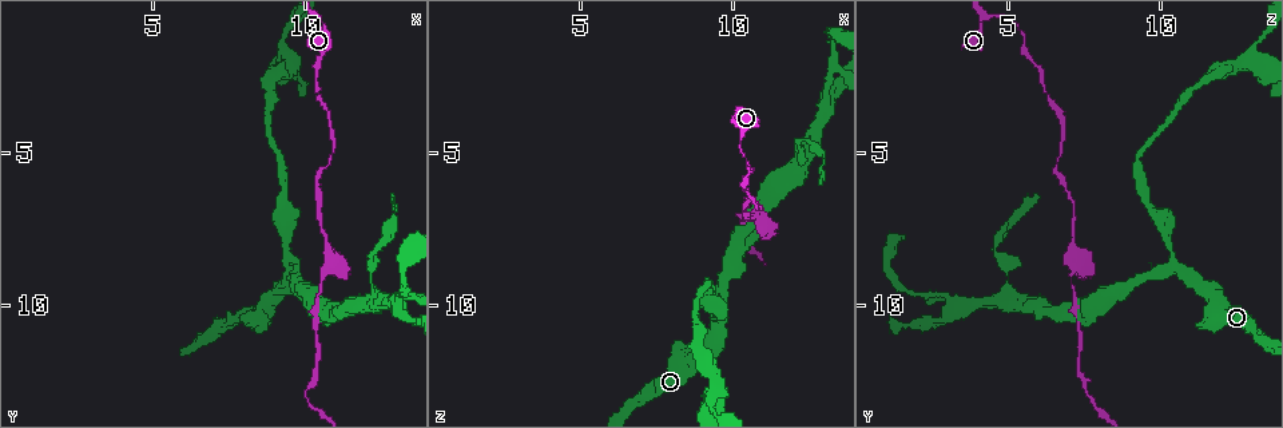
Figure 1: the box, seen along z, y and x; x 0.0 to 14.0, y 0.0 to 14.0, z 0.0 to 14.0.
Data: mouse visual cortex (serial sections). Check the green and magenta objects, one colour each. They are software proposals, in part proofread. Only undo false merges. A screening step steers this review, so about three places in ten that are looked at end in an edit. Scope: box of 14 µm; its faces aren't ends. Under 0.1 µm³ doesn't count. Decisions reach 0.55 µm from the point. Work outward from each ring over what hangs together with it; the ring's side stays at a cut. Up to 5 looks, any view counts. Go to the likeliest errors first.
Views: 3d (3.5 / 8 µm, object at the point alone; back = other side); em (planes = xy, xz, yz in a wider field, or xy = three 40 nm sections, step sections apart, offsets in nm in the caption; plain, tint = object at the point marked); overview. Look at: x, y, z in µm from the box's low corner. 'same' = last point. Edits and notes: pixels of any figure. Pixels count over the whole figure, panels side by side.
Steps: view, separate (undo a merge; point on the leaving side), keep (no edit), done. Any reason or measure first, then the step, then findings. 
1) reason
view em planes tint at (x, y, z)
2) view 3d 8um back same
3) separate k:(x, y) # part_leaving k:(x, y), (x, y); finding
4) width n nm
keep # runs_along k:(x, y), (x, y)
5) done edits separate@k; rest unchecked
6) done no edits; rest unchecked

sudden change in width
view 3d 3.5um at (10.6, 9.2, 7.1)

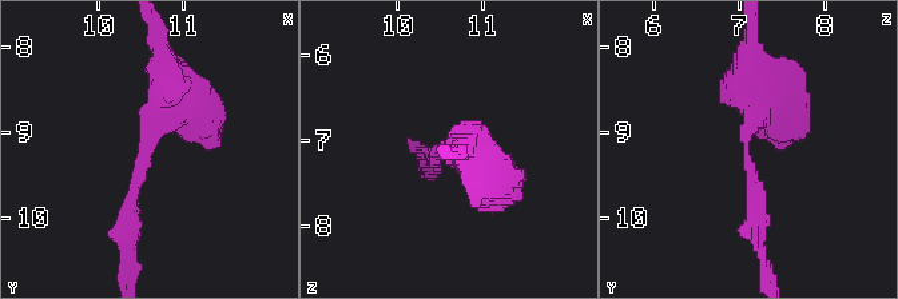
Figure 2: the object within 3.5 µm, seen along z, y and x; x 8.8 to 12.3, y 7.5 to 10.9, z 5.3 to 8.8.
arm_widths 200, 450 nm
keep # runs_along 2:(165, 75), (131, 239); continuous, no second cell

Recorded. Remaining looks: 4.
arms part here
view em xy step 5 tint at (9.5, 8.7, 10.4)

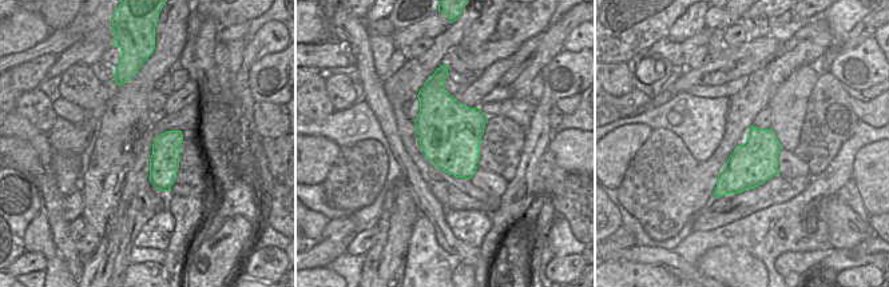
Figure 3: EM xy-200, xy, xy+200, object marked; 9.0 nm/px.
see where the arms go
view 3d 3.5um same

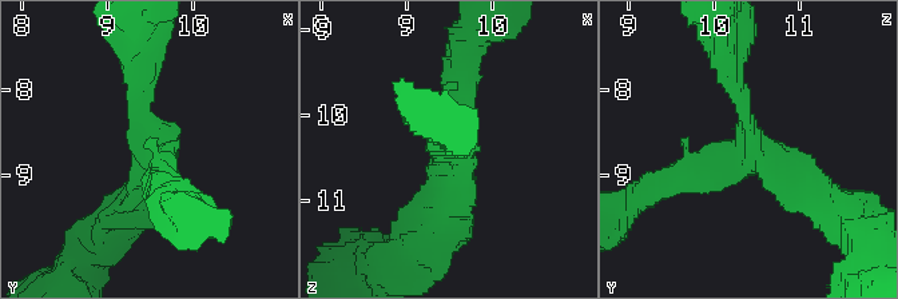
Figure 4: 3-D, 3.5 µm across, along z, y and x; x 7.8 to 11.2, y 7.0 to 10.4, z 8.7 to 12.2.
arm_widths 200, 300, 400 nm
keep # continuous, no second cell

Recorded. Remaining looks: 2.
done no edits; rest unchecked

